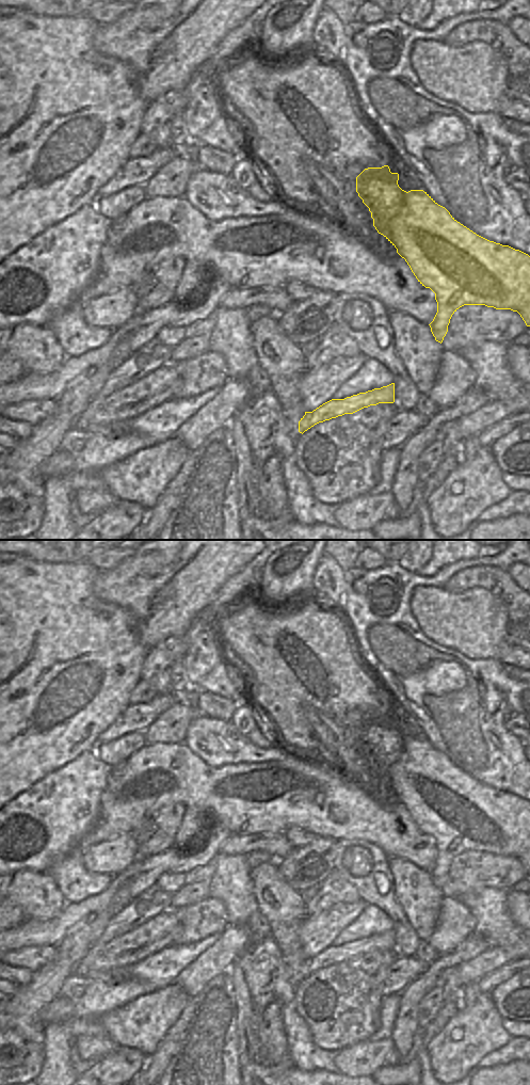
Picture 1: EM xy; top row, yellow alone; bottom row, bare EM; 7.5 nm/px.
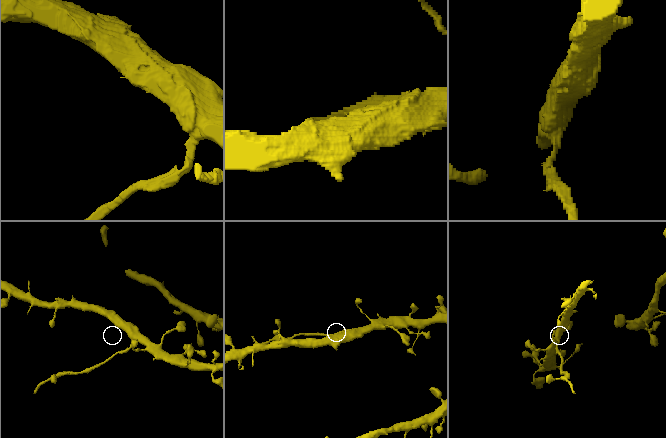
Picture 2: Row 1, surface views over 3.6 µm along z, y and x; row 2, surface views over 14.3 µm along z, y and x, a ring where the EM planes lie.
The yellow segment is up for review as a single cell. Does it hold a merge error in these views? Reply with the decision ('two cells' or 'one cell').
two cells

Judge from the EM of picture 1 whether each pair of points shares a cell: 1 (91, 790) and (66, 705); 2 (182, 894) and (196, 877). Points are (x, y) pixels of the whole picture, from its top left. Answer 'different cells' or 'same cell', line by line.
1: different cells
2: different cells

